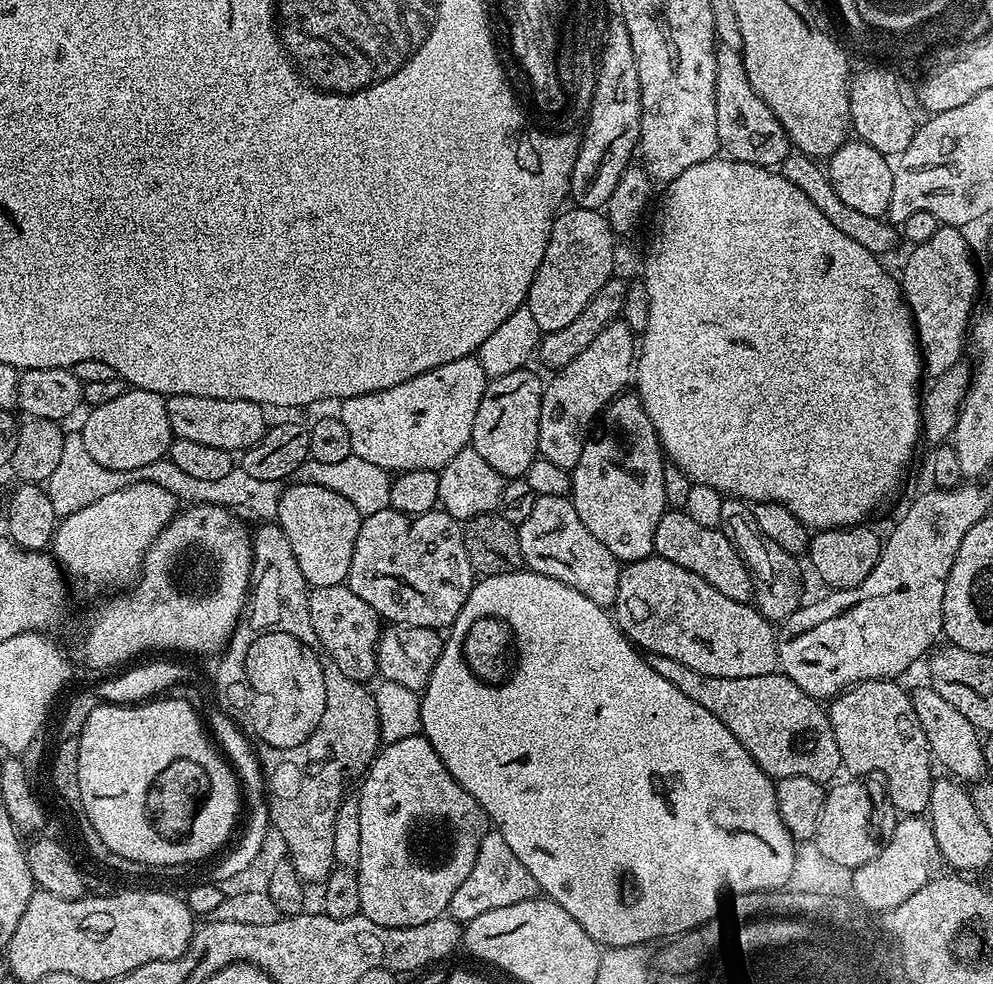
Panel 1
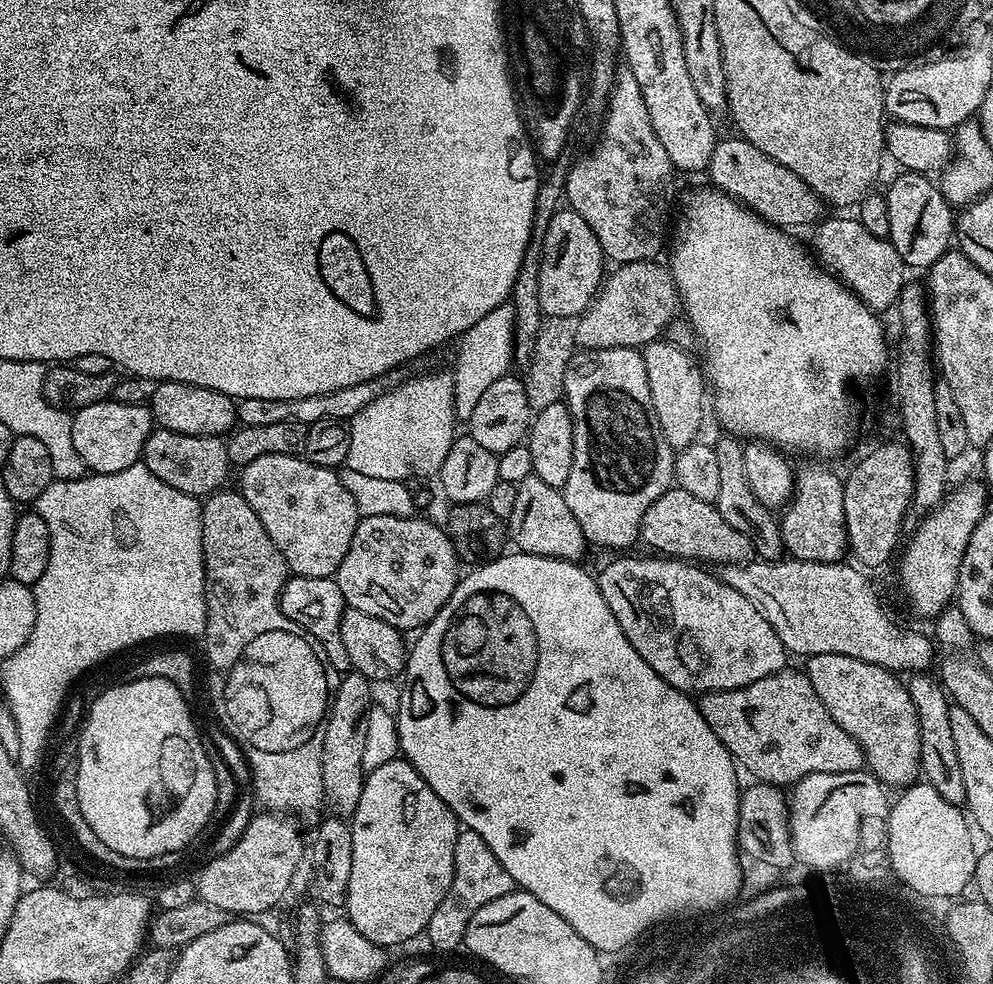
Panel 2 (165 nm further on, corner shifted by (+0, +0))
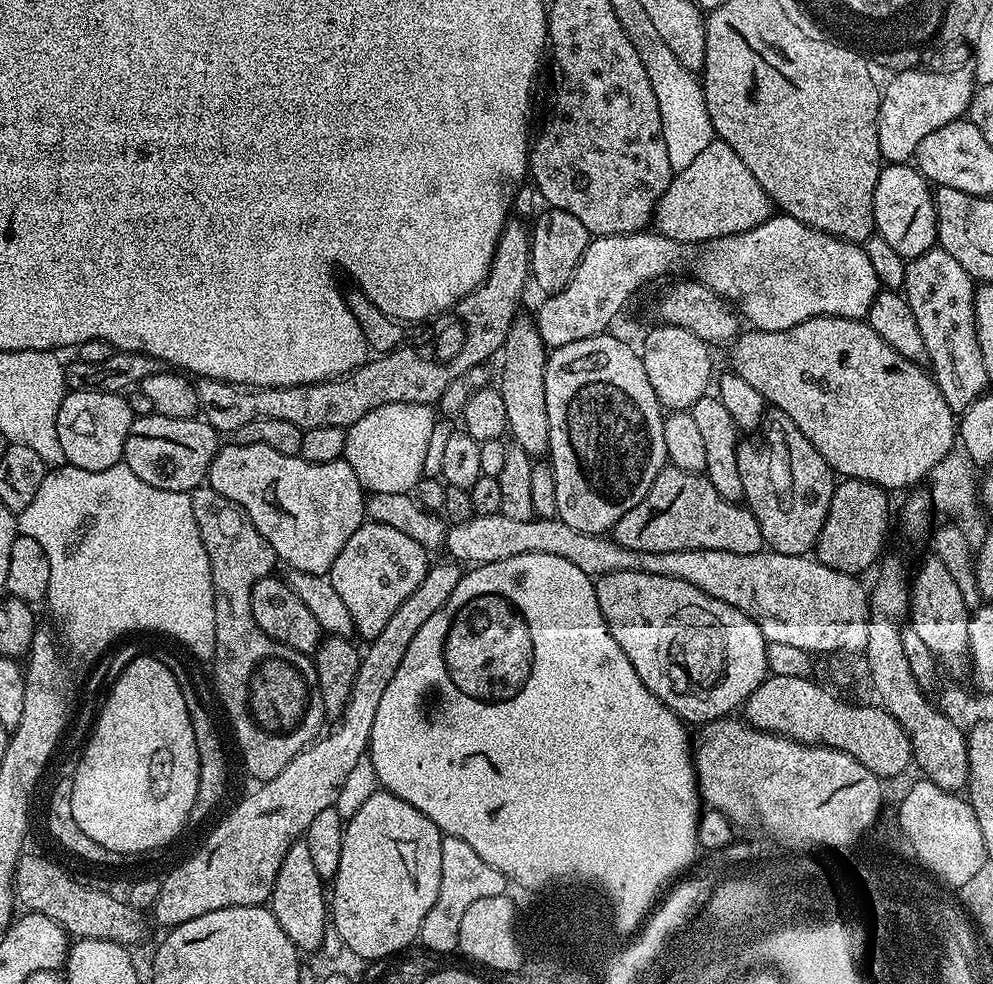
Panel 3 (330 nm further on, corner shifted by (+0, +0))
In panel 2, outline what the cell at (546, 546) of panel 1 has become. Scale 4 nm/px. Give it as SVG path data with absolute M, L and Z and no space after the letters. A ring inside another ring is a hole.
M535 474L516 485L514 514L510 514L506 521L506 532L519 551L529 552L531 556L580 562L584 551L590 548L588 539L582 534L582 526L578 526L578 518L574 518L574 514L570 514L570 506L566 506L563 491L546 486L546 482Z

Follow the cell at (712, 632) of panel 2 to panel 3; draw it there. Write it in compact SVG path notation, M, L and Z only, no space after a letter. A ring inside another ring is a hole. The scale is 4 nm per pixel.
M611 572L599 577L595 581L595 585L598 606L602 610L602 618L610 630L610 634L614 634L614 642L618 642L618 646L622 646L622 654L626 654L626 658L630 658L630 662L634 666L634 670L638 670L638 678L642 678L646 690L650 690L650 694L657 696L670 710L674 710L674 714L680 717L685 725L703 726L712 720L725 719L729 714L735 713L732 712L735 708L737 711L743 706L750 698L750 694L754 694L754 690L758 690L761 682L768 679L770 675L767 664L769 641L765 640L762 630L749 616L742 614L742 610L738 610L734 606L698 590L698 586L690 586L690 582L682 582L678 578L659 576L649 572Z

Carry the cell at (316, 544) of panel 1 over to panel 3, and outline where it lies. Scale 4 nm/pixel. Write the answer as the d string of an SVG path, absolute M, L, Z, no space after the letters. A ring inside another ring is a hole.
M225 443L210 462L207 487L218 490L222 498L230 498L254 522L256 529L270 542L277 557L289 565L289 569L323 576L334 566L334 558L342 554L342 546L350 542L350 534L358 530L366 520L366 493L360 487L354 470L344 459L315 464L306 462L300 455L287 456L270 450L270 446L242 446Z

